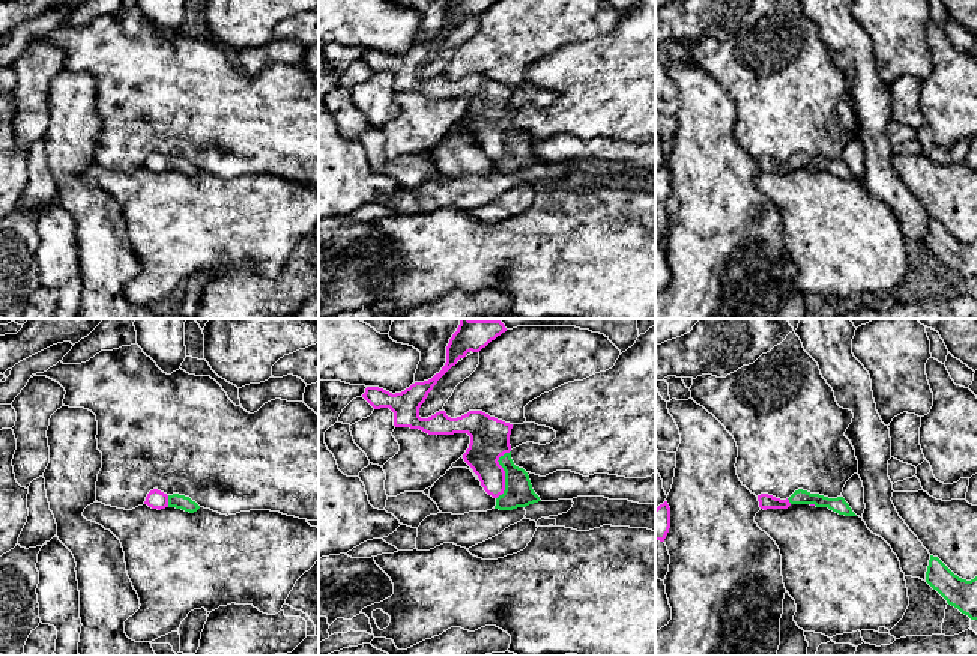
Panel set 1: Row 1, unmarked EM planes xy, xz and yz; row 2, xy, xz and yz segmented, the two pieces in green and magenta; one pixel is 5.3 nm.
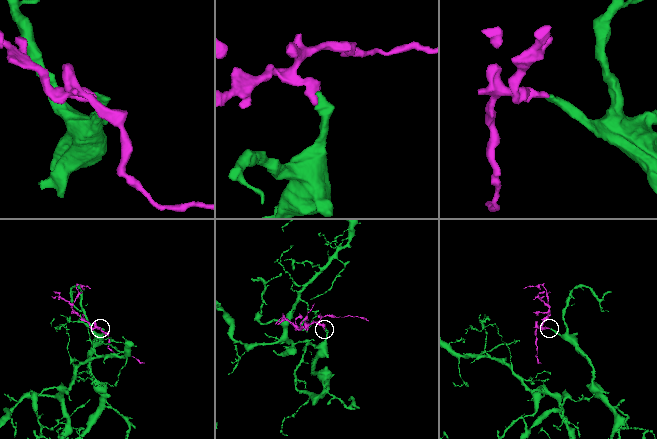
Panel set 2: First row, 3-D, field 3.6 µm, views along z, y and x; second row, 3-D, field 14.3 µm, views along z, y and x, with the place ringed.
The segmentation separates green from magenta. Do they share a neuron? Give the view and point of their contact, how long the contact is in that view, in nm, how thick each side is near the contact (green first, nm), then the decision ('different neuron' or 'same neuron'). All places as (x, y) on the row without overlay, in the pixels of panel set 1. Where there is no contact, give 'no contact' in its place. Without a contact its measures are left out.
xz (505, 136) | 280 nm | 150/200 nm | same neuron

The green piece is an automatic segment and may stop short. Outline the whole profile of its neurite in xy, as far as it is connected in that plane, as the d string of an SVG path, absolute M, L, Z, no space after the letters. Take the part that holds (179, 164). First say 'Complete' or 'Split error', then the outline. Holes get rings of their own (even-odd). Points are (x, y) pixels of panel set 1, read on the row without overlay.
Split error. M153 152L147 156L144 167L158 173L165 170L176 170L189 176L194 176L200 172L200 169L195 164L192 164L189 159L179 156L167 158L158 152Z

